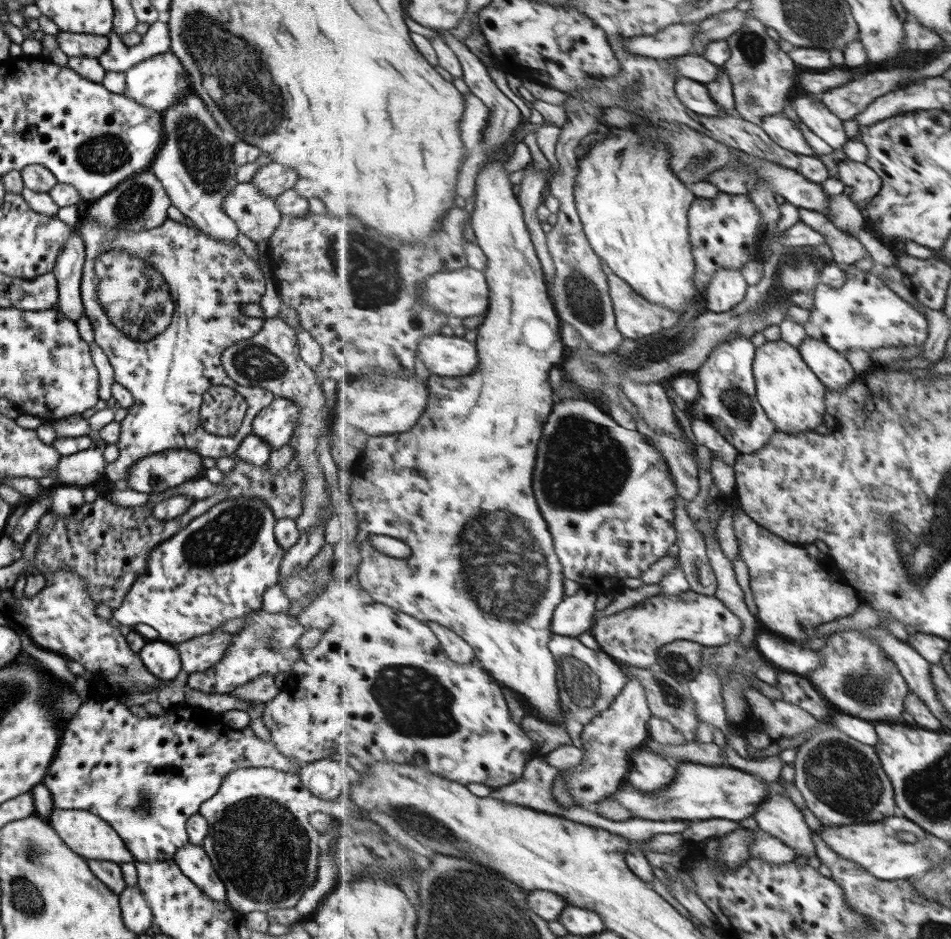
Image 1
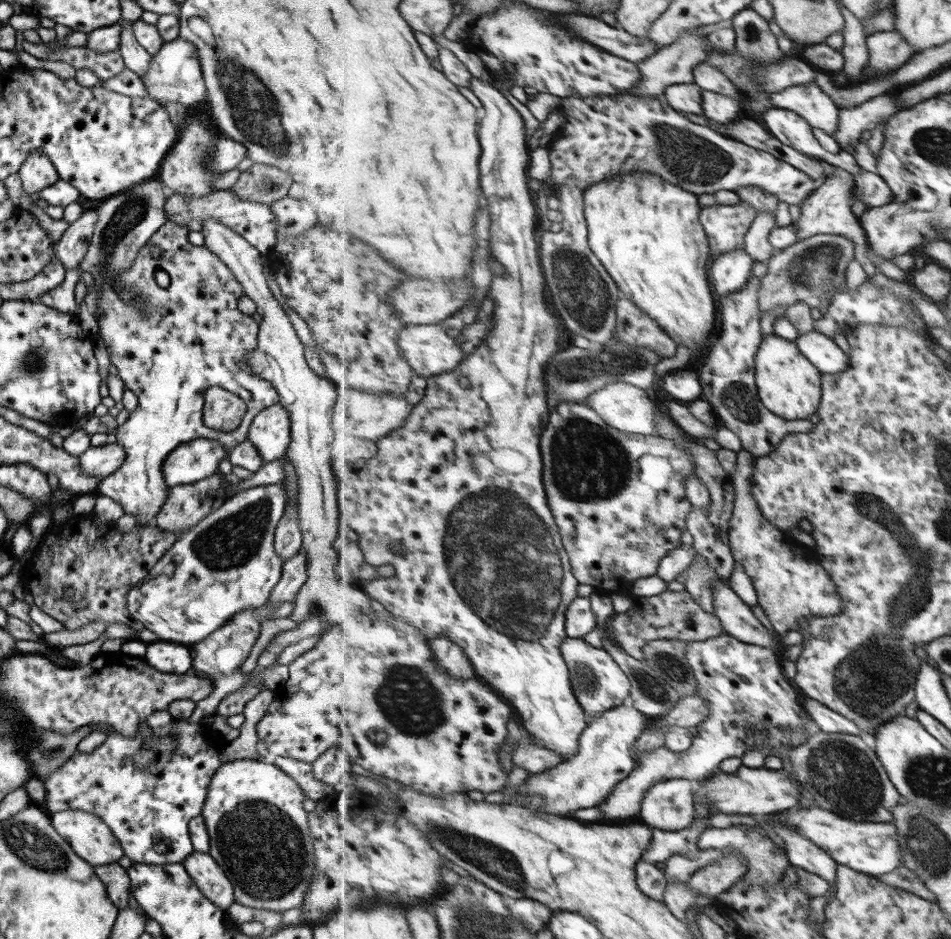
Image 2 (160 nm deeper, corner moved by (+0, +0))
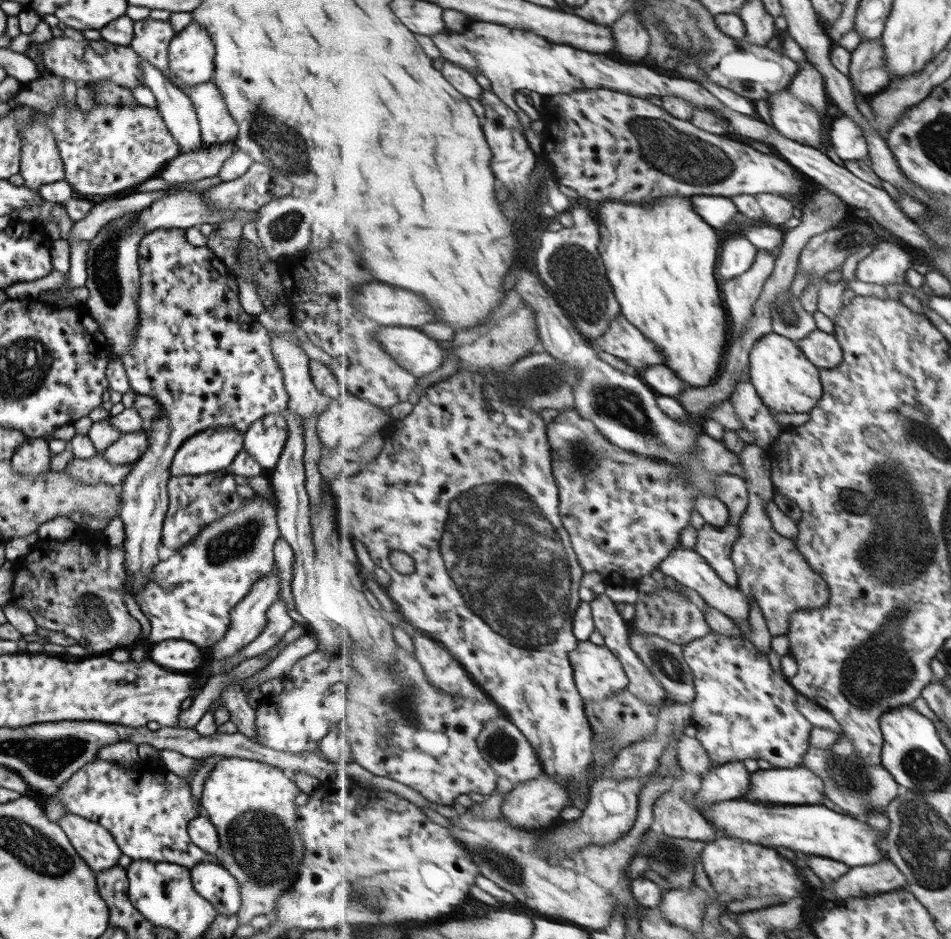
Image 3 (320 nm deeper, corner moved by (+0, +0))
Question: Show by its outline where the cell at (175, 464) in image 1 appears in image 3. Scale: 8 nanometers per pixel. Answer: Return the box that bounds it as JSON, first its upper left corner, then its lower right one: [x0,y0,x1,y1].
[168,427,243,476]

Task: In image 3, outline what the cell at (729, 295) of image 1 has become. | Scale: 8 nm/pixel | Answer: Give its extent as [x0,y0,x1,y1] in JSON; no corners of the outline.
[719,234,758,281]

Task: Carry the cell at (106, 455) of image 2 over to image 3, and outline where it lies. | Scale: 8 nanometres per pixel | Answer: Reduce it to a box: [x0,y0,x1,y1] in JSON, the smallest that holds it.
[99,429,148,465]

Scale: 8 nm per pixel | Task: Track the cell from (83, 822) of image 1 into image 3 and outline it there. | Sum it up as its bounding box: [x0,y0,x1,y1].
[57,812,121,873]

